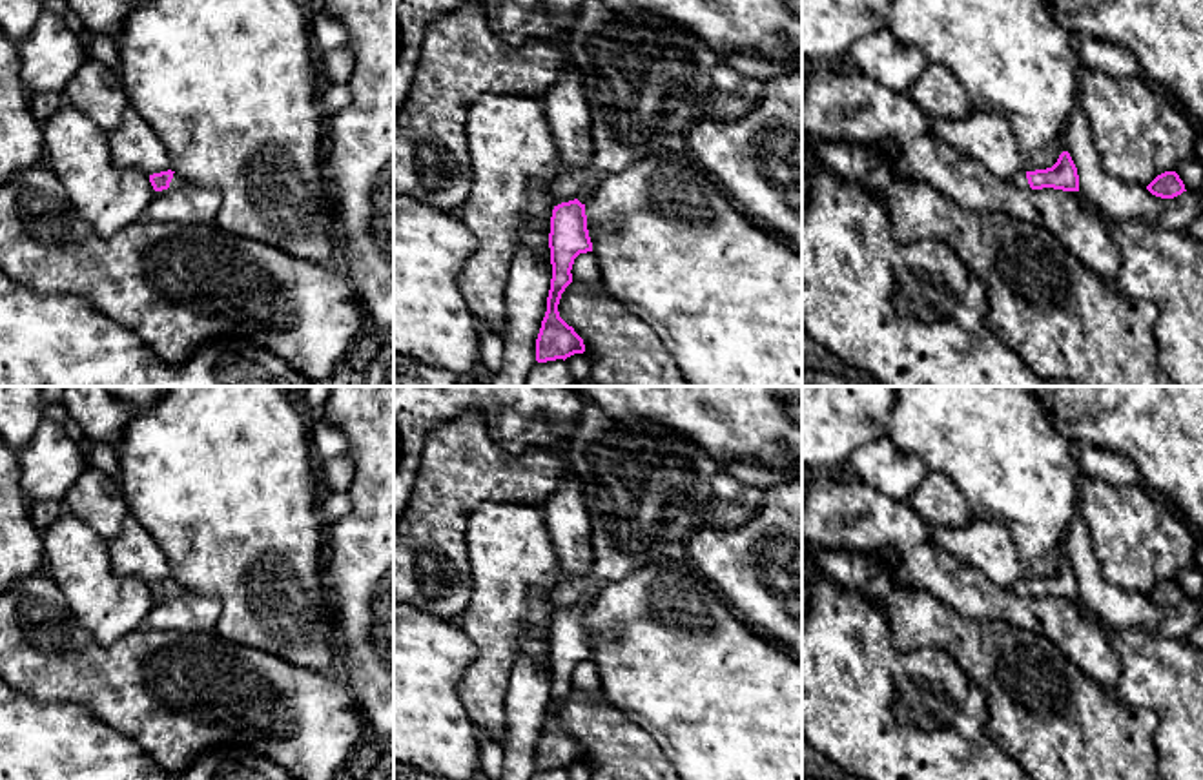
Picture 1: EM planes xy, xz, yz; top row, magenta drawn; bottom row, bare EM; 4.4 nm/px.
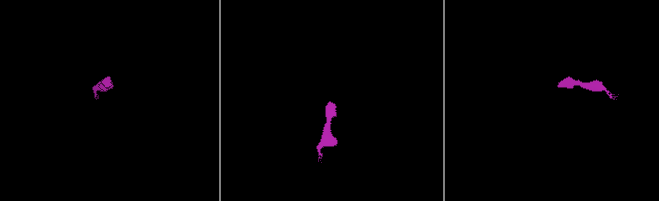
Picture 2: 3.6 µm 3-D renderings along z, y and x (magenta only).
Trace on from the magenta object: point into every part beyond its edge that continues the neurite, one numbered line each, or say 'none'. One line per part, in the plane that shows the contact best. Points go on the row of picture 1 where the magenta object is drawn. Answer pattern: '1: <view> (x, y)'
1: yz (1019, 179)

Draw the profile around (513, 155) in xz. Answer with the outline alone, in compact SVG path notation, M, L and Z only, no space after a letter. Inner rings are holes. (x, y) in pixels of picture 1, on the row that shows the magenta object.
M488 93L478 98L467 115L467 146L472 164L470 195L459 219L476 235L478 248L458 275L458 288L479 321L479 330L505 335L505 288L510 262L523 244L550 261L549 233L552 200L547 182L558 173L560 159L545 117L545 104L536 97Z

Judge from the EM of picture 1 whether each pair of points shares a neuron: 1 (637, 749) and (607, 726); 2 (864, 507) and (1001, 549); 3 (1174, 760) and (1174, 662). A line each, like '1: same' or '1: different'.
1: same
2: different
3: same

